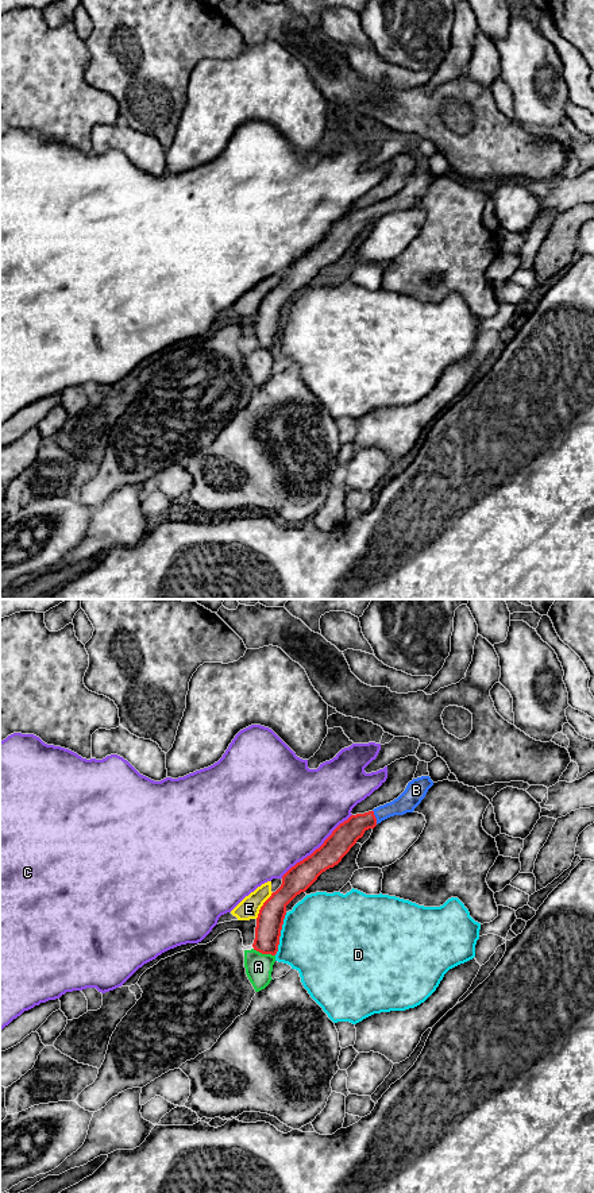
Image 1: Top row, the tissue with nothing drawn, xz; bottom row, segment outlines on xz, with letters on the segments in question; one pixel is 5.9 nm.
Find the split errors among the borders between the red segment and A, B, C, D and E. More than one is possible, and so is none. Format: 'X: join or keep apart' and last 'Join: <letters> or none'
A: keep apart
B: join
C: keep apart
D: keep apart
E: keep apart
Join: B

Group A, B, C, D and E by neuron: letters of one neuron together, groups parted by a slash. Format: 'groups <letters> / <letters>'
groups A / B / C / D / E

